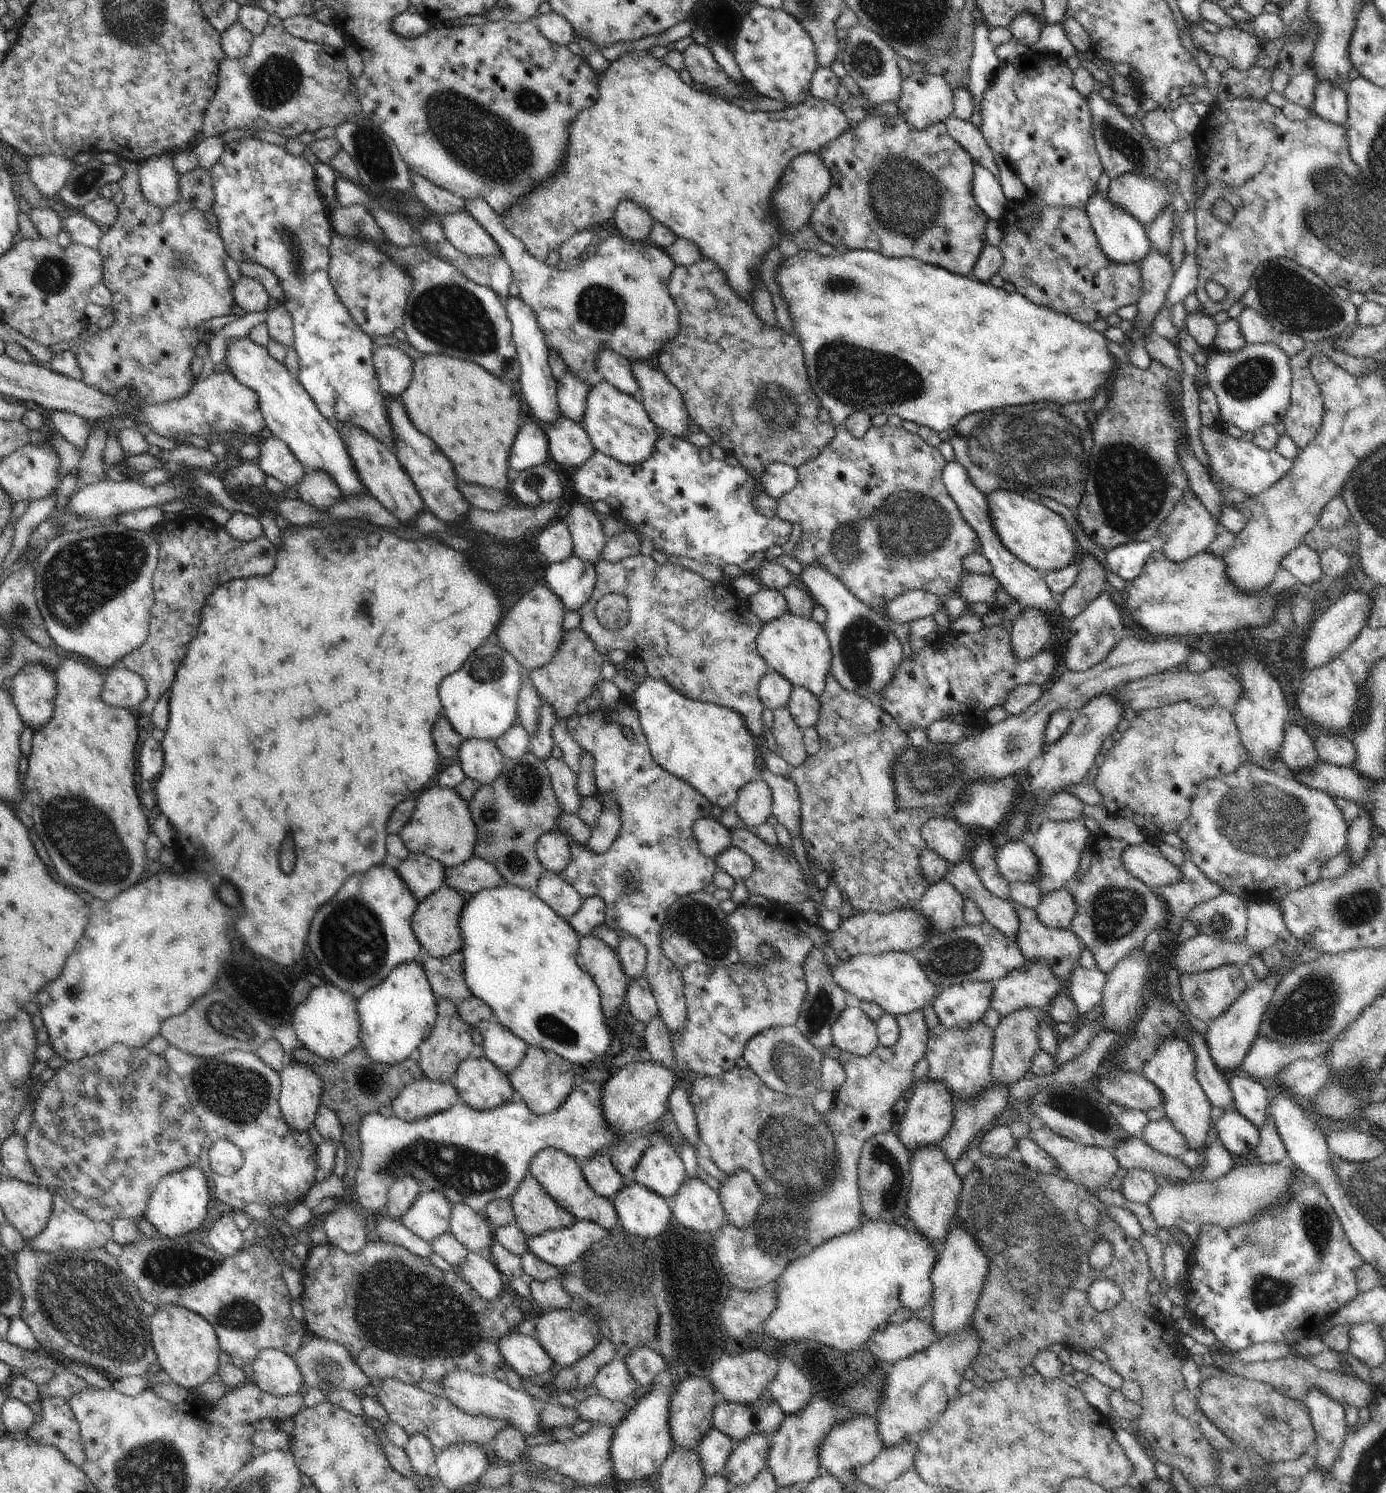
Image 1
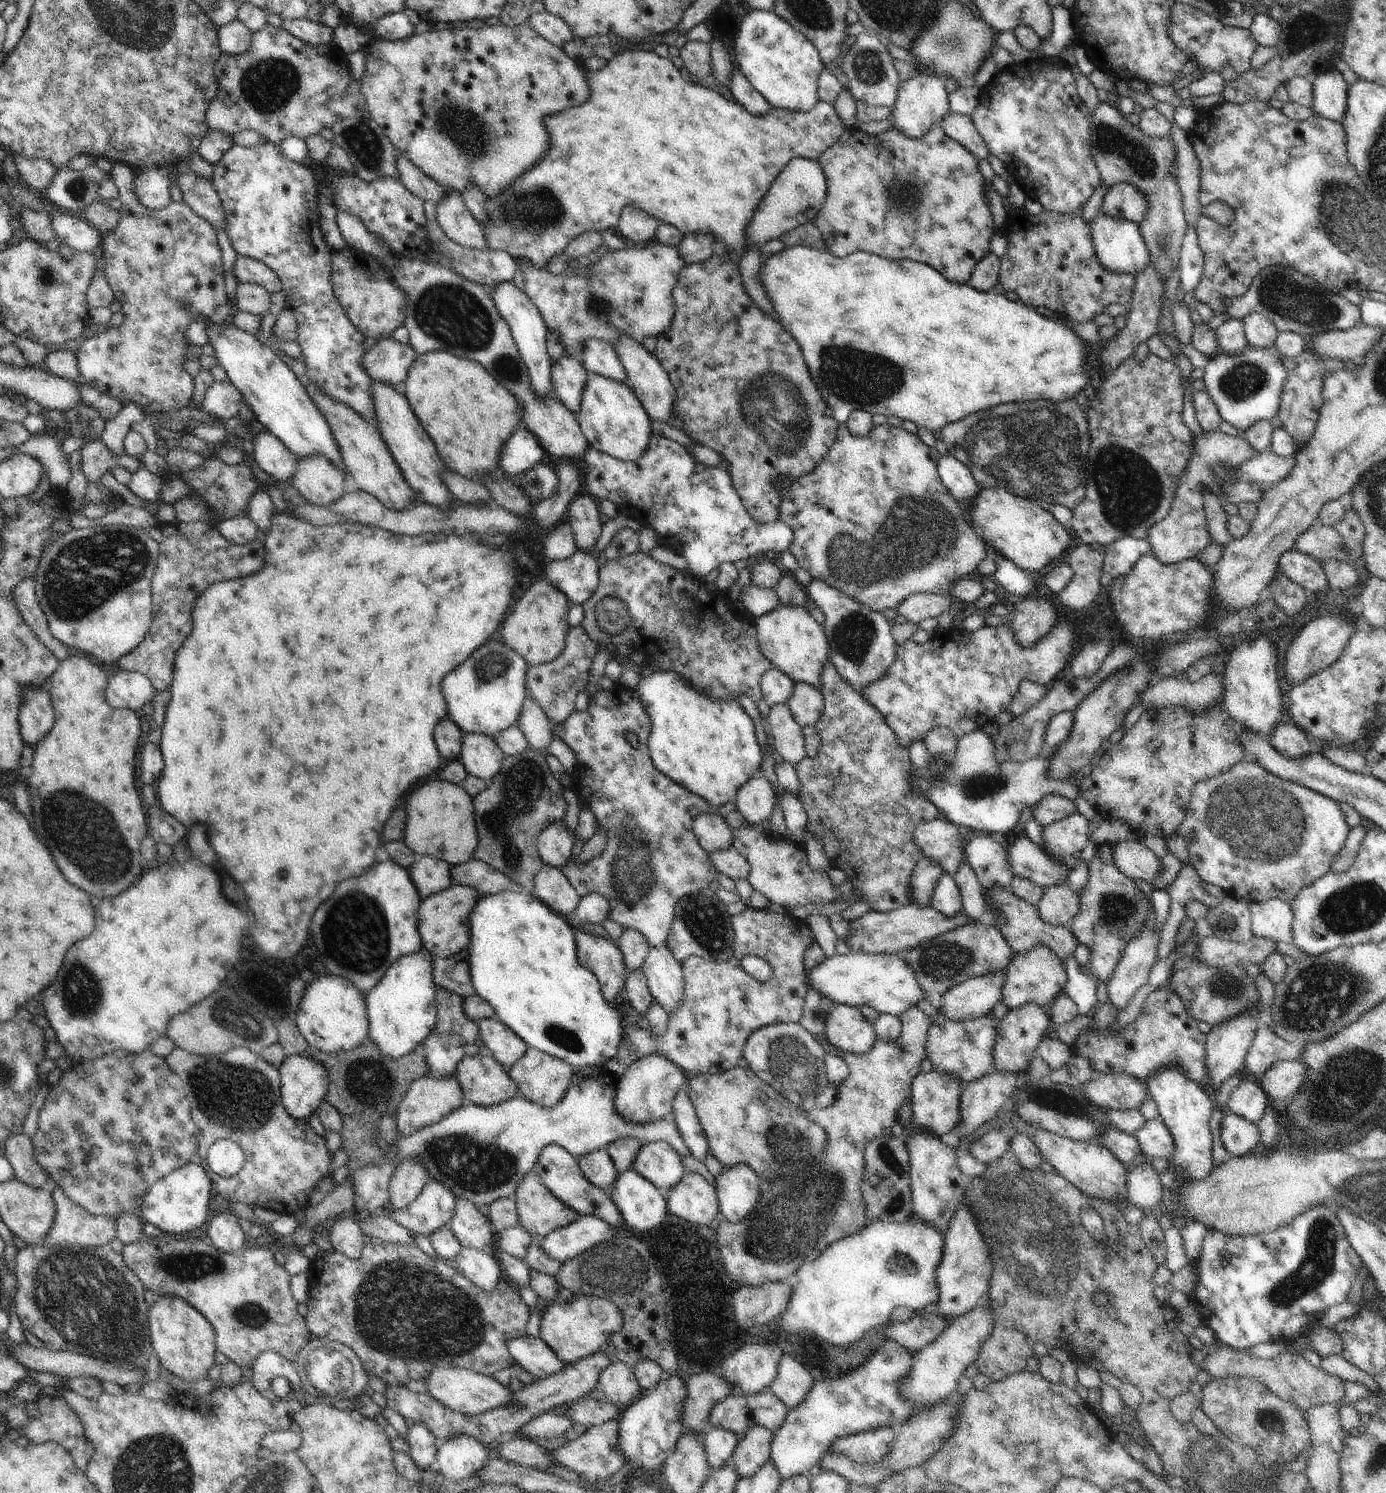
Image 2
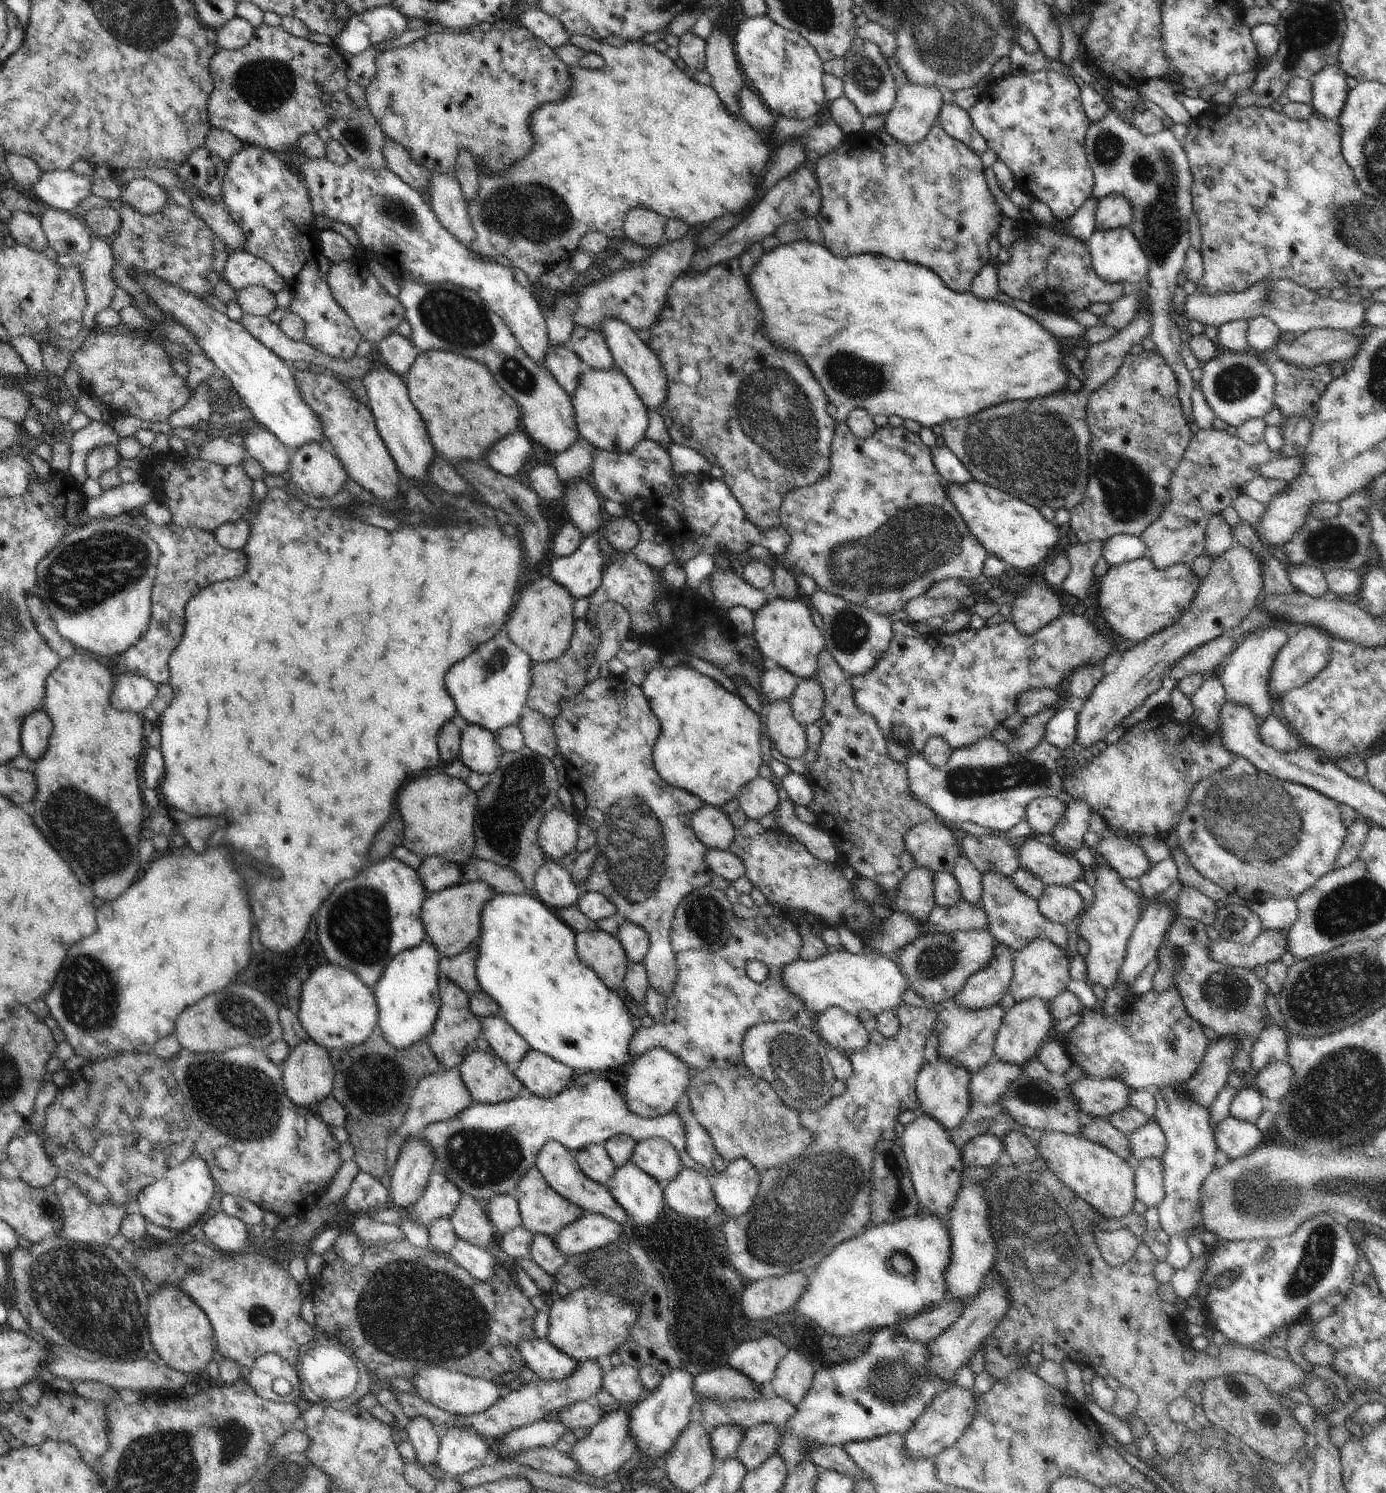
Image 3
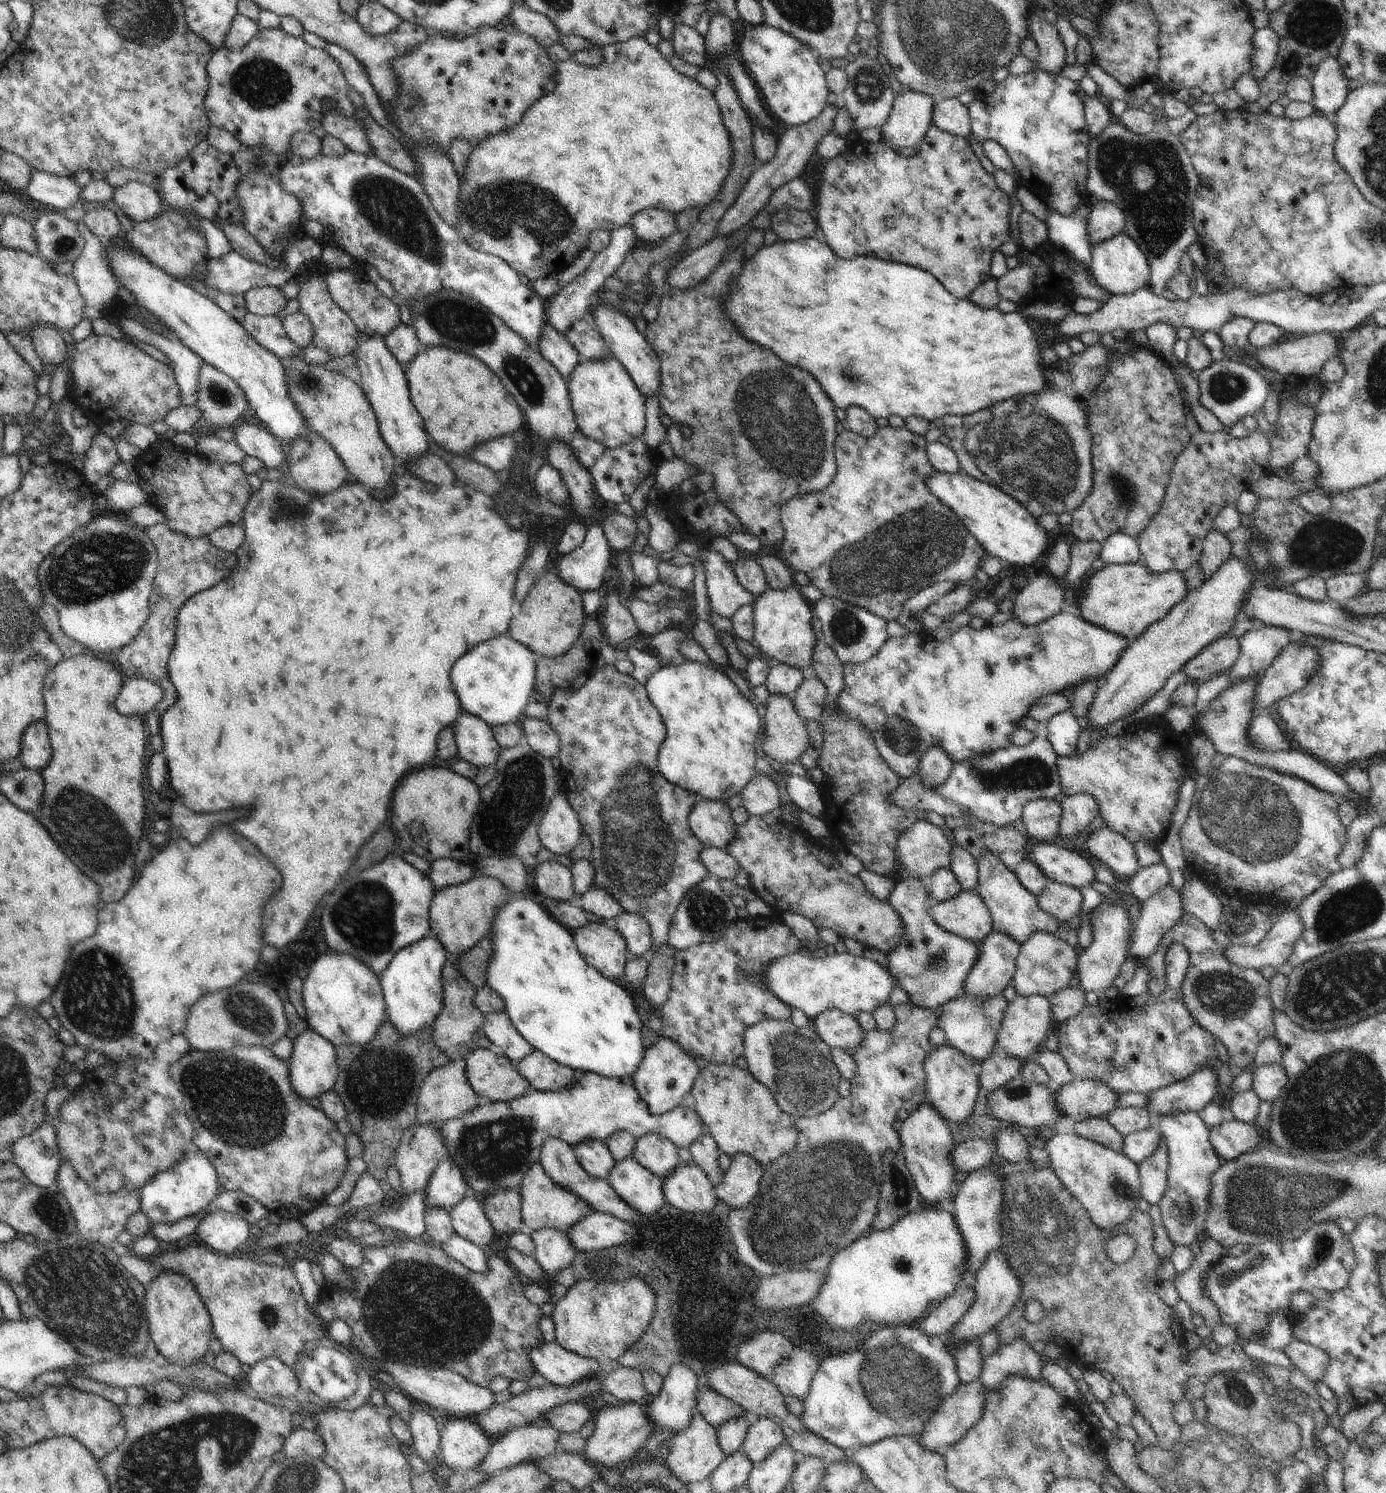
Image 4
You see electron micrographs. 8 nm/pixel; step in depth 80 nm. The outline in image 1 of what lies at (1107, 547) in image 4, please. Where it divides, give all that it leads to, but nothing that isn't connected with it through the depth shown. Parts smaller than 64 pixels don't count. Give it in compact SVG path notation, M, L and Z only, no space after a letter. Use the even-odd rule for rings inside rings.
M1140 541L1130 542L1106 552L1107 567L1120 578L1132 582L1142 574L1146 560L1150 560L1153 554L1153 548L1150 542Z

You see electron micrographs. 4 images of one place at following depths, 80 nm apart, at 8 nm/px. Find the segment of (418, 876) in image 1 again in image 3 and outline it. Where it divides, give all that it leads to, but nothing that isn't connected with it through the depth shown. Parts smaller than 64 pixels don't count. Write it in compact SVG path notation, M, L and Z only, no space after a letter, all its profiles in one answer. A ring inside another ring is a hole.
M430 857L417 870L425 882L427 896L463 882L463 865L442 857Z

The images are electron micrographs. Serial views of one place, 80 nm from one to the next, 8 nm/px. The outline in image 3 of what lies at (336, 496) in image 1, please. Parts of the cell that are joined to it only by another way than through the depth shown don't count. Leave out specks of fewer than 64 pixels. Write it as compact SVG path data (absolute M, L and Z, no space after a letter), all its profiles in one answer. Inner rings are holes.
M319 442L303 444L291 452L291 484L302 492L332 498L346 484L349 476L341 460Z

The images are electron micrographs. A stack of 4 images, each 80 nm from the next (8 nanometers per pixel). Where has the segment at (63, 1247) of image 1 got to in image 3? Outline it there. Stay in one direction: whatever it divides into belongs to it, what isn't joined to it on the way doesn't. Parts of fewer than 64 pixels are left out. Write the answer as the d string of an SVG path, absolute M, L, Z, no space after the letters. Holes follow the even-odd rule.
M58 1175L53 1184L56 1188L56 1194L60 1199L64 1222L63 1229L59 1232L58 1237L64 1237L82 1244L95 1244L96 1246L108 1245L108 1242L120 1233L121 1224L126 1215L134 1209L134 1205L116 1206L112 1203L93 1203L81 1190L76 1183L71 1183L66 1175Z

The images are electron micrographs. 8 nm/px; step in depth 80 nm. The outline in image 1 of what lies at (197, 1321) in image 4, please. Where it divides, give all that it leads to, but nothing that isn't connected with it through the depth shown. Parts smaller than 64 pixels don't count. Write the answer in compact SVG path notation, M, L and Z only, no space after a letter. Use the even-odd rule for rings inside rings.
M166 1304L156 1308L154 1316L149 1318L151 1340L156 1352L156 1364L160 1366L174 1383L190 1390L219 1371L220 1346L214 1328L202 1316L176 1304Z

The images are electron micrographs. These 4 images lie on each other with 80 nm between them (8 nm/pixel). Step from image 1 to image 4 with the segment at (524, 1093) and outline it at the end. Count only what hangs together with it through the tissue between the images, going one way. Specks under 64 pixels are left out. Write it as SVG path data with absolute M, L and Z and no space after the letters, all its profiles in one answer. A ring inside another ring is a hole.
M534 1049L515 1065L536 1091L561 1091L568 1088L579 1076L579 1072L573 1068L552 1060L538 1049Z

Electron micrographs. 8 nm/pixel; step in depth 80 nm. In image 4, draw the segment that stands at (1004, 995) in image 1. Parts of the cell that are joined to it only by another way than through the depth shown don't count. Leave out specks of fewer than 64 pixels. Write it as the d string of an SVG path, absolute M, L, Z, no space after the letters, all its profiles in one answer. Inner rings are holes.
M1038 931L1032 933L1022 944L1017 956L1017 965L1013 974L1012 983L1018 995L1047 996L1066 988L1074 980L1074 971L1077 970L1076 948L1065 939L1064 933L1056 931L1049 933Z

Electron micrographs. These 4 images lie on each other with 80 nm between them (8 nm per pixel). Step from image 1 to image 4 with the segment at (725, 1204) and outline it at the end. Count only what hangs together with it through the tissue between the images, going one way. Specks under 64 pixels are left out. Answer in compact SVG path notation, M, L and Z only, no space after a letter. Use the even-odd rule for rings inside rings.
M736 1153L714 1192L732 1209L744 1208L758 1194L764 1173L765 1166L759 1160L749 1154Z

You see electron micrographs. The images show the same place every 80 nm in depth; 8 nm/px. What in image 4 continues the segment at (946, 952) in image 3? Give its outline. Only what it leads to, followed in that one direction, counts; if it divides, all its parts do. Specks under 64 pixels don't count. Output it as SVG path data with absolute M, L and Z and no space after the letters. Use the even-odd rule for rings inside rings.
M906 879L896 884L889 903L903 921L903 938L889 954L887 968L906 994L909 1002L921 1009L939 1011L947 1002L964 992L965 982L979 959L979 944L950 934L934 922L927 905L933 900L920 879Z

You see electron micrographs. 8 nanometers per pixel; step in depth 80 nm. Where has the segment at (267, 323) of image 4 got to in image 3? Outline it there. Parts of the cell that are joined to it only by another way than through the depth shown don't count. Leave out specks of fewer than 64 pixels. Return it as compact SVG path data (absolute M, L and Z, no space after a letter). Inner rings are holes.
M244 313L240 322L256 340L265 344L287 364L312 358L312 347L306 341L290 340L267 316Z

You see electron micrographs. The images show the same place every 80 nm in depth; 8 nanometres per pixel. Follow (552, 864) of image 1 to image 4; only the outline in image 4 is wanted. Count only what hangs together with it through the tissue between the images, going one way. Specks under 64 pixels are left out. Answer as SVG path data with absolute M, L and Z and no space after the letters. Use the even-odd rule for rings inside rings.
M560 789L551 800L538 829L543 846L558 856L567 855L584 834L579 812L570 804L568 796Z

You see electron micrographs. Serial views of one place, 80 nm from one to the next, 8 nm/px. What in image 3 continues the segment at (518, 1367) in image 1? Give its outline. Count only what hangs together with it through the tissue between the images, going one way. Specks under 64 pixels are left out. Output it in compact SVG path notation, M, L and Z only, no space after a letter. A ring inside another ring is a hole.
M534 1339L533 1341L522 1341L518 1345L519 1354L526 1361L526 1366L533 1370L539 1379L549 1381L563 1381L577 1371L579 1360L559 1351L548 1339Z

